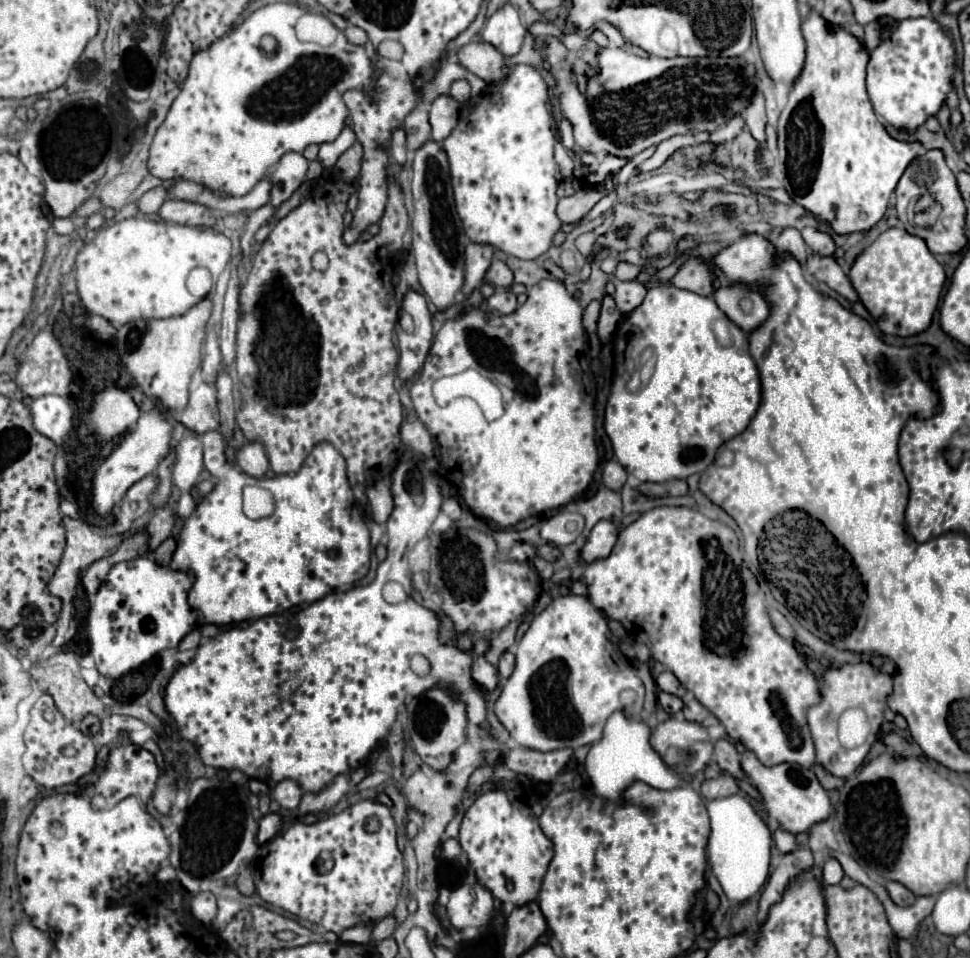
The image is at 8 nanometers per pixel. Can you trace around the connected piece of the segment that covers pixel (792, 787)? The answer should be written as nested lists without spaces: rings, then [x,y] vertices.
[[[753,751],[741,753],[741,769],[751,781],[751,785],[761,793],[763,809],[773,817],[783,831],[789,833],[807,833],[813,823],[823,821],[831,815],[831,803],[827,791],[819,785],[815,773],[795,763],[781,763],[775,767],[765,767]]]

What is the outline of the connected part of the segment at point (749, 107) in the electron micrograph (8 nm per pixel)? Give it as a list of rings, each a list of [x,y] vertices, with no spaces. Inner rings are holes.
[[[759,89],[753,91],[749,103],[743,107],[743,117],[751,135],[765,147],[765,99]]]

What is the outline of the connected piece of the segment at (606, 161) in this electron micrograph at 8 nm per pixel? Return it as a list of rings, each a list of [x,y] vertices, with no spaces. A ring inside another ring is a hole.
[[[603,157],[603,161],[601,161],[601,165],[597,167],[597,171],[595,171],[595,181],[599,183],[599,181],[605,181],[611,173],[617,173],[623,165],[625,165],[627,161],[619,161],[617,157]]]

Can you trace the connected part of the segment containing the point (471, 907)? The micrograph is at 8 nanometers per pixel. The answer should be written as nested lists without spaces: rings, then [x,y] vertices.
[[[465,883],[451,891],[447,915],[459,931],[465,927],[483,927],[493,915],[493,897],[479,883]]]

